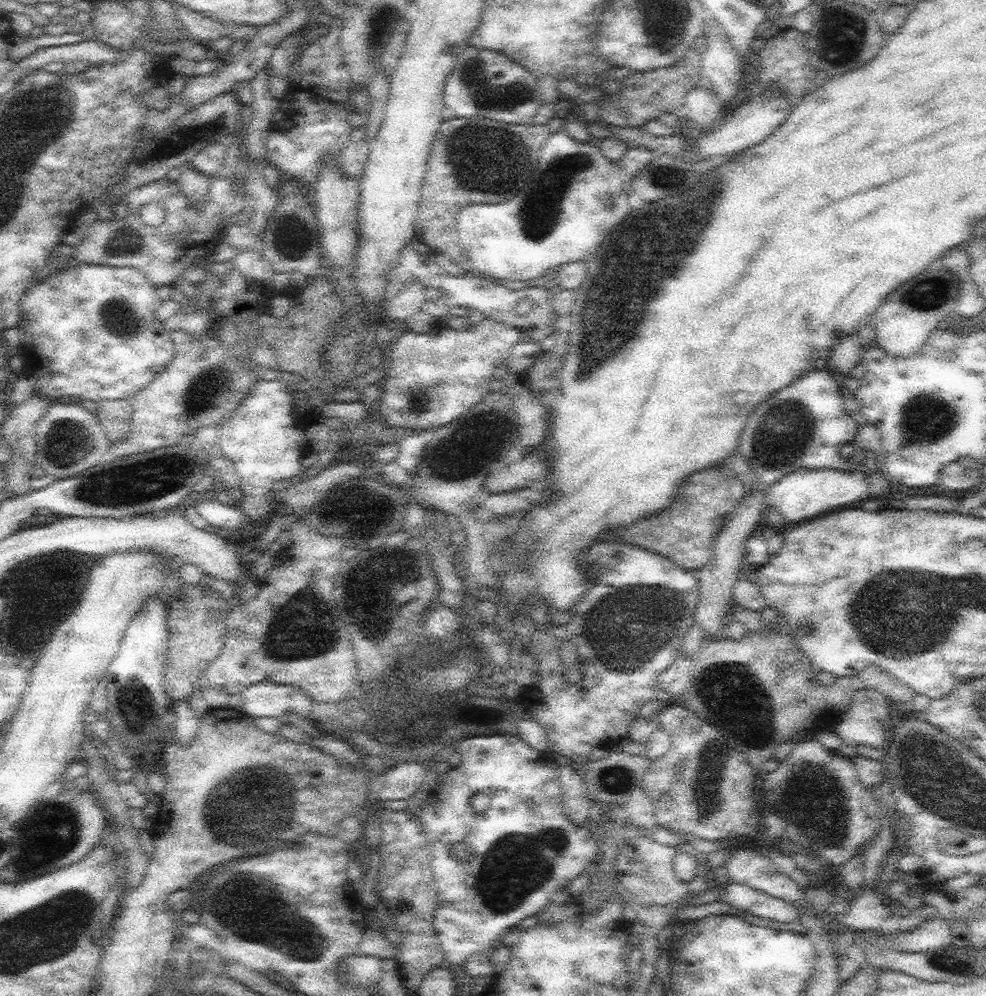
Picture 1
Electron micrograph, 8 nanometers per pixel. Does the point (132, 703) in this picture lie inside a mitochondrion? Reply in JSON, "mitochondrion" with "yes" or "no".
{"mitochondrion":"yes"}

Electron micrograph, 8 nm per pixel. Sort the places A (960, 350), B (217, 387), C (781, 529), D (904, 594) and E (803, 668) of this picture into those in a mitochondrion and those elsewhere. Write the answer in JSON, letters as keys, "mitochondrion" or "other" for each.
{"A":"other","B":"mitochondrion","C":"other","D":"mitochondrion","E":"other"}

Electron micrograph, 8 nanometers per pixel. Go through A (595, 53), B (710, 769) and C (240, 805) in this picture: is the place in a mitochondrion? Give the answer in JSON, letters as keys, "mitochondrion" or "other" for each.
{"A":"other","B":"mitochondrion","C":"mitochondrion"}

